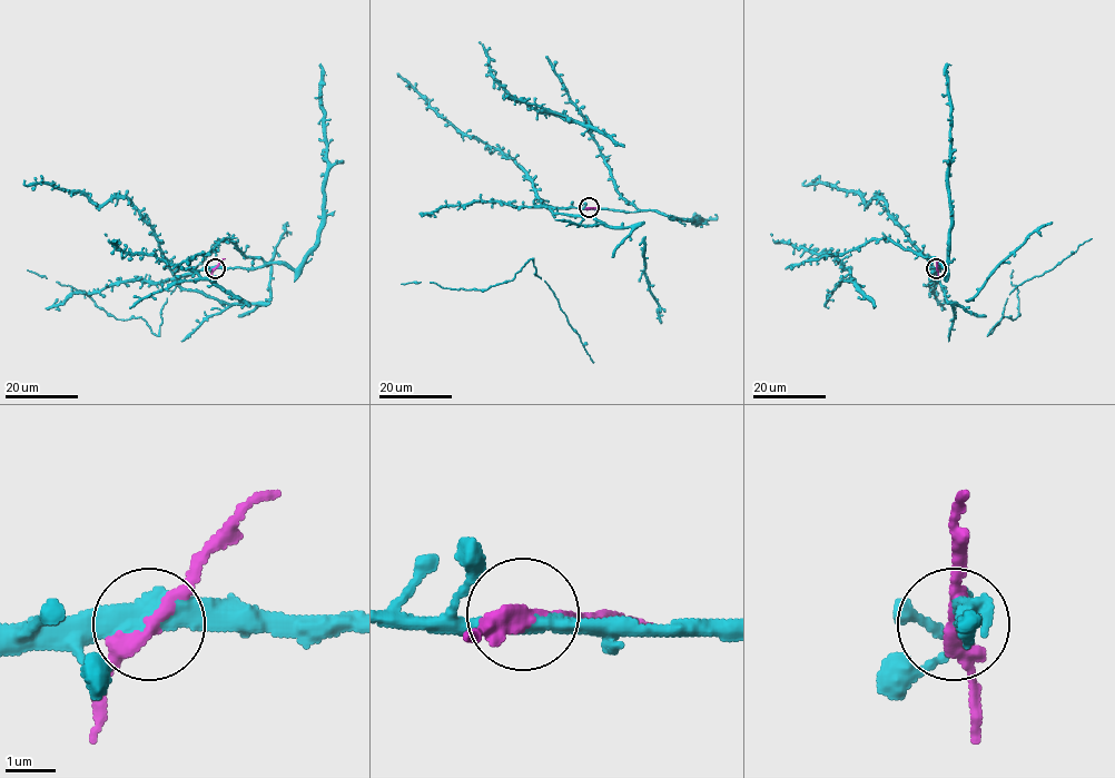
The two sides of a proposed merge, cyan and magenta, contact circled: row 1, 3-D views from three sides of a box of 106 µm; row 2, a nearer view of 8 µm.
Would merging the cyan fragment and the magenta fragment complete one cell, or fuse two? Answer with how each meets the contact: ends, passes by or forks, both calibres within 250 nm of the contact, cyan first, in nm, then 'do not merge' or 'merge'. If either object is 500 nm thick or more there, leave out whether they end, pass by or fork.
cyan passes by; magenta passes by; calibres 460 and 320 nm; do not merge

